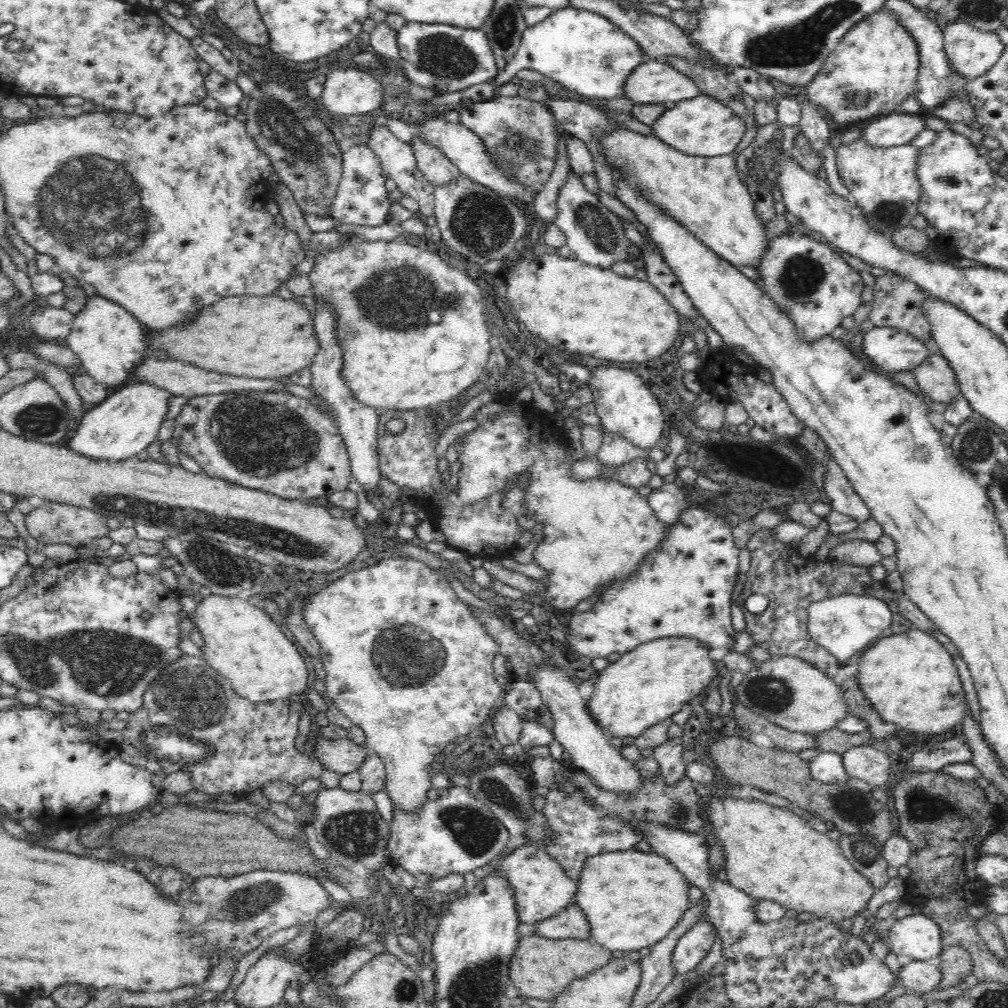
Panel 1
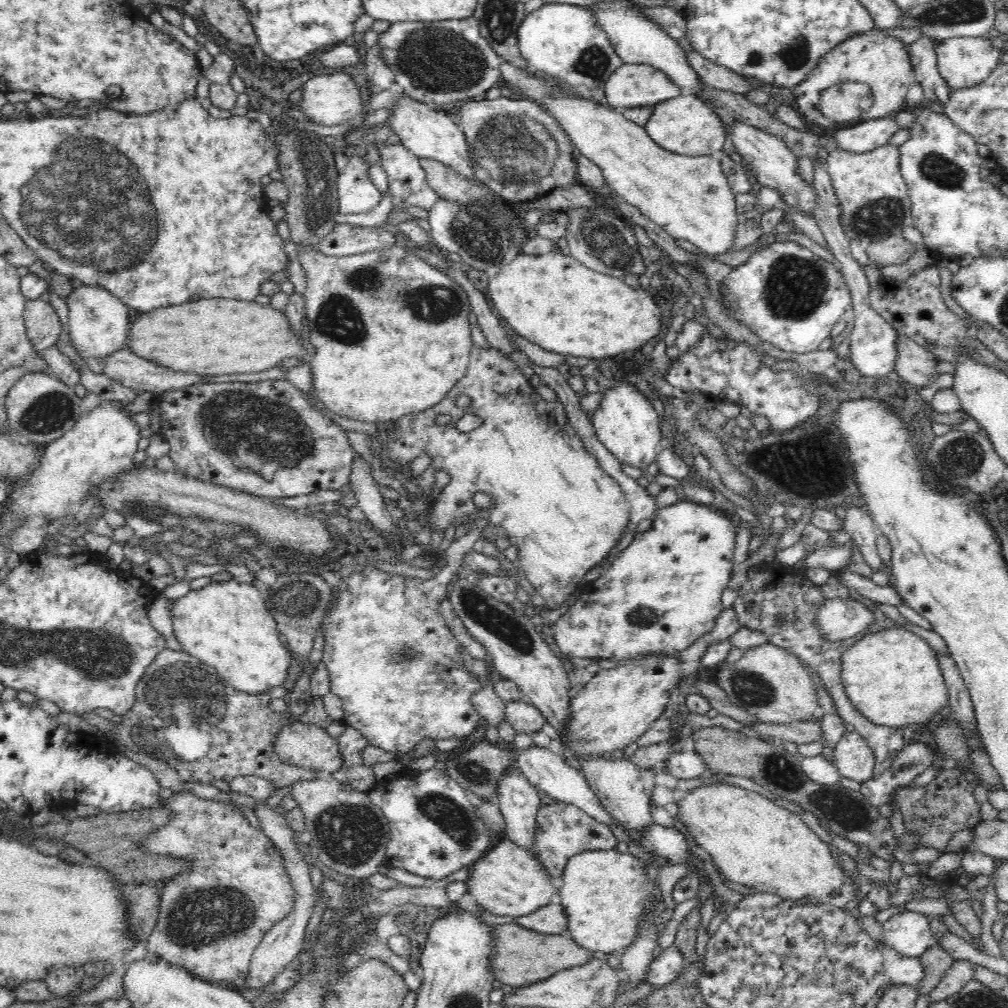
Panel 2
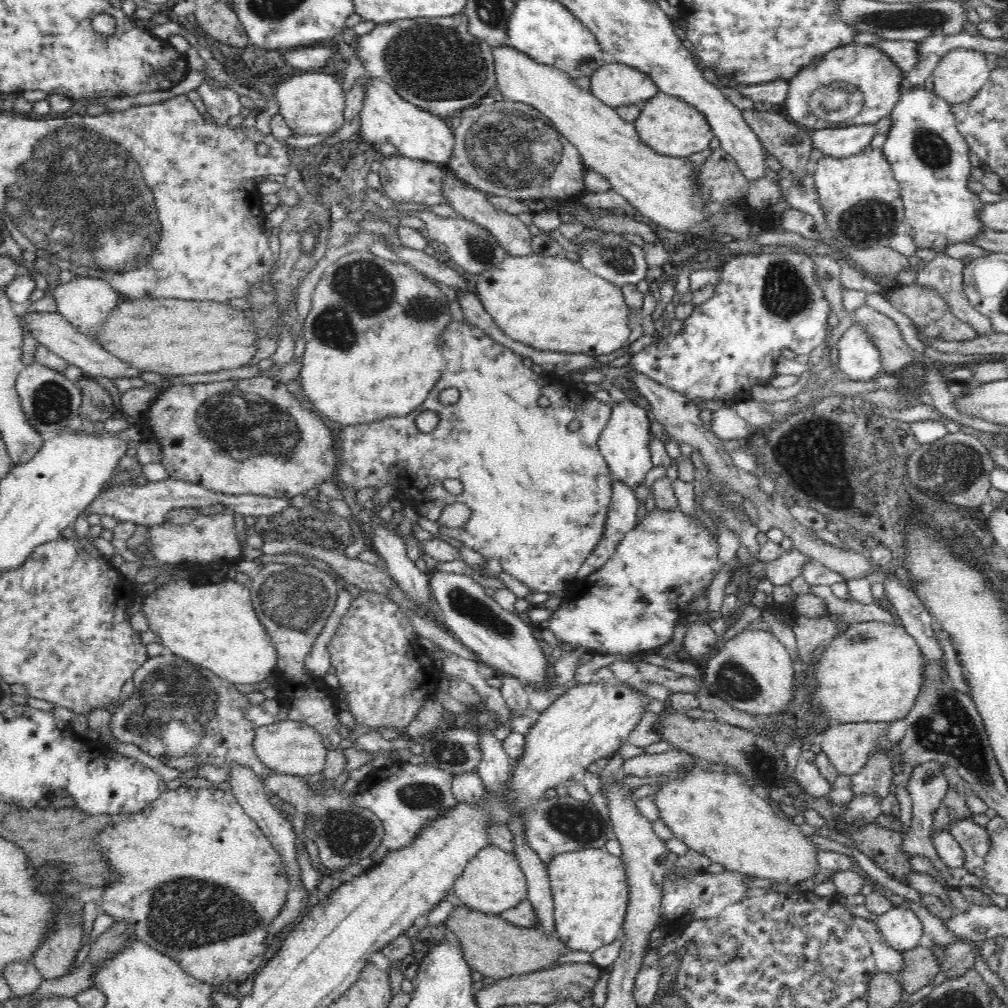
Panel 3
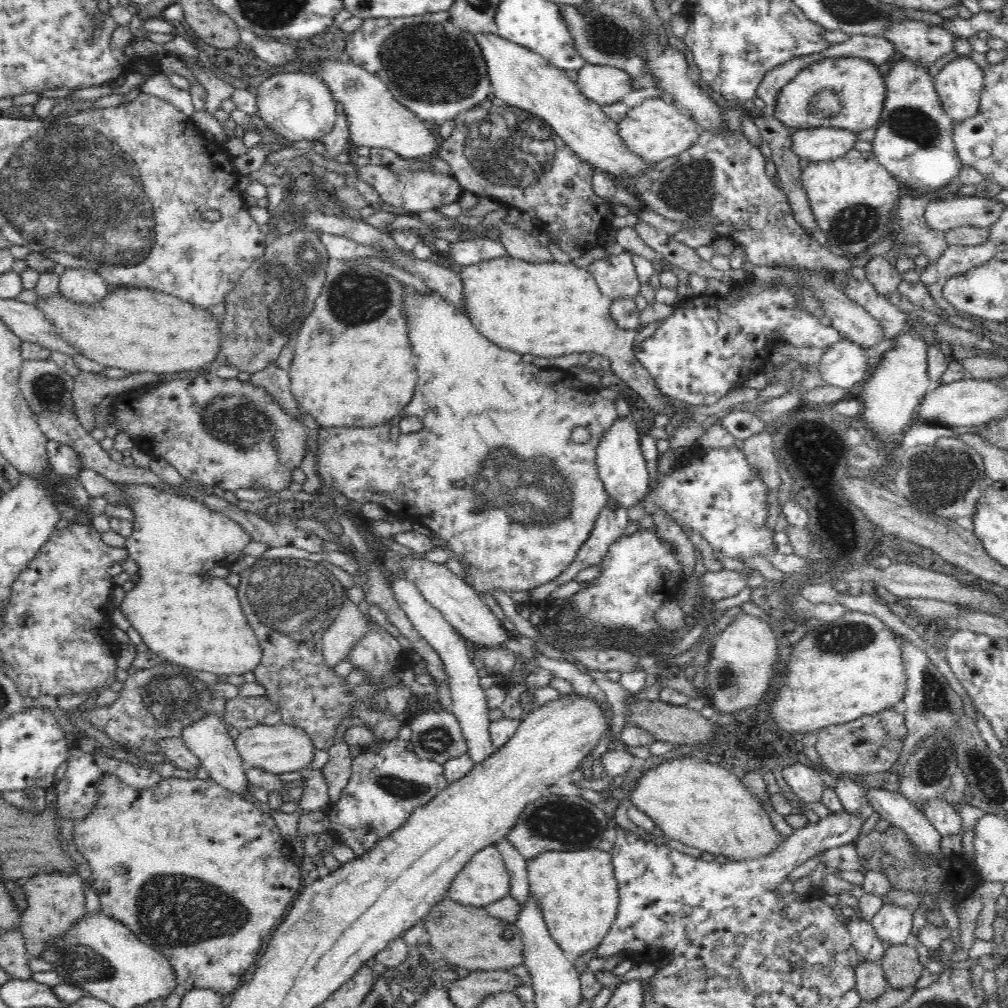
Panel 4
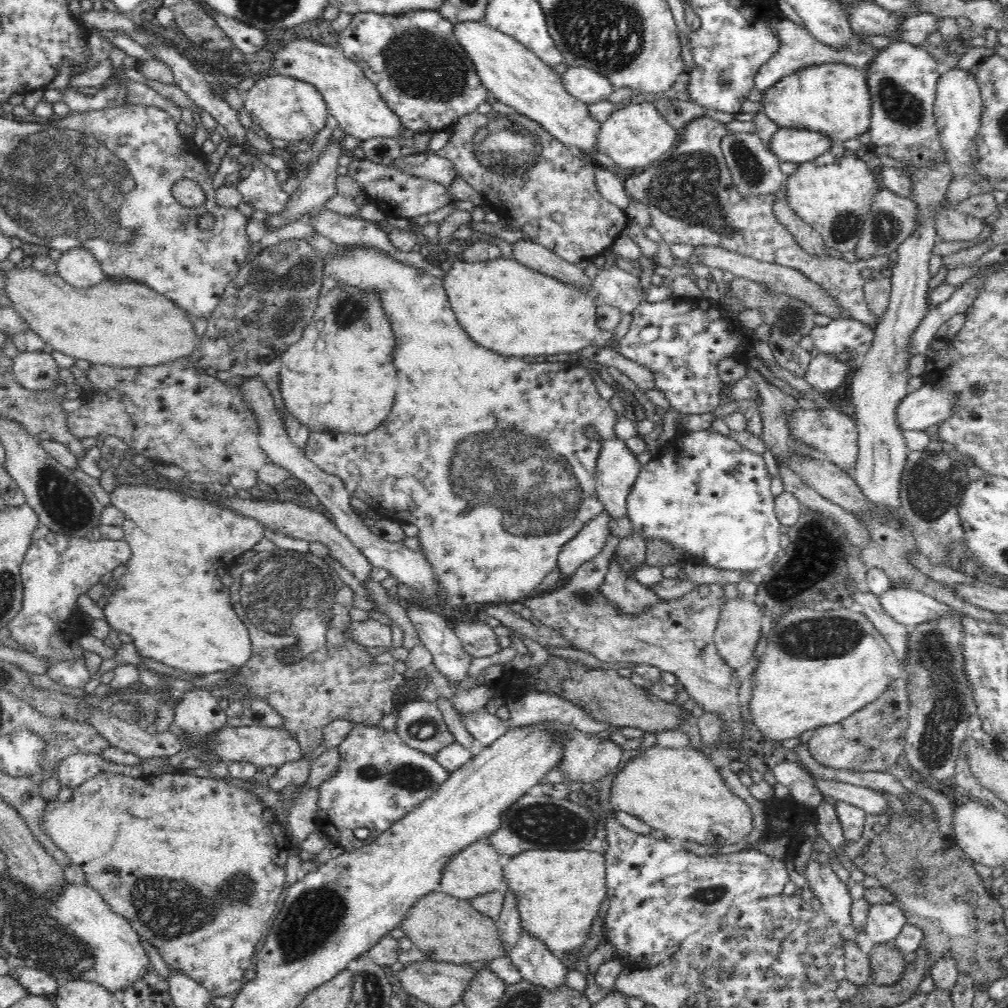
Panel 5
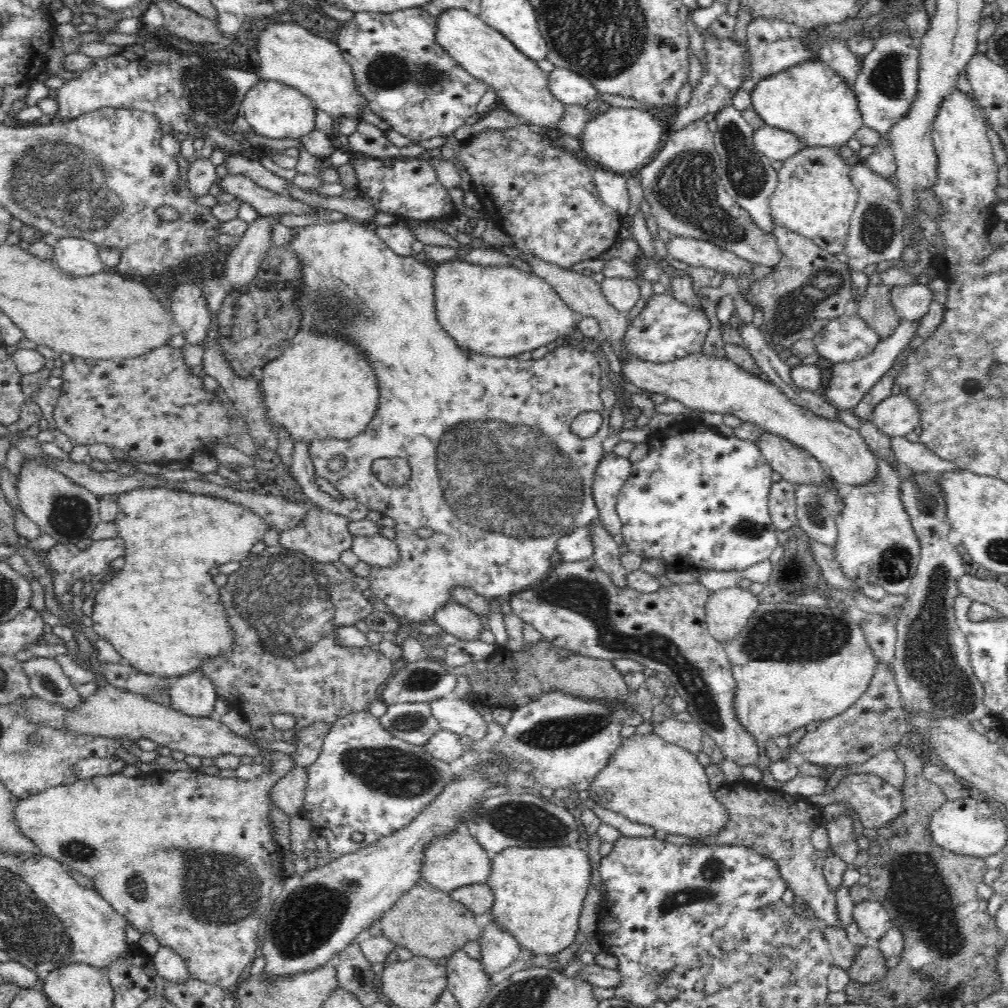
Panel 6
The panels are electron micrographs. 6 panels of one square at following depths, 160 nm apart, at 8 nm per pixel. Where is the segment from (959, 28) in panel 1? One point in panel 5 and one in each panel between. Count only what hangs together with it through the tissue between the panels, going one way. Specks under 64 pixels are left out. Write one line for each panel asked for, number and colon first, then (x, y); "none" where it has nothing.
2: (964, 61)
3: (961, 73)
4: (959, 84)
5: (958, 109)

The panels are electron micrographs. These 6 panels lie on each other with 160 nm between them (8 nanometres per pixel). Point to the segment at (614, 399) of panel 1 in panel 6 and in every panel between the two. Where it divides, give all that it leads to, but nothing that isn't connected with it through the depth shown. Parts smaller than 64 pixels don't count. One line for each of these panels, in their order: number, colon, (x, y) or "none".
2: (625, 422)
3: (624, 443)
4: (621, 466)
5: (617, 468)
6: (612, 472)

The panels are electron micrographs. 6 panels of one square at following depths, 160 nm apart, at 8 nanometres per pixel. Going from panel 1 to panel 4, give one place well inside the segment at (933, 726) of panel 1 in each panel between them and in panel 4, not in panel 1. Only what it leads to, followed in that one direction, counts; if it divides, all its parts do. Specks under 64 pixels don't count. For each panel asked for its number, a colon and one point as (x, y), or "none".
2: (892, 677)
3: (872, 671)
4: (852, 667)

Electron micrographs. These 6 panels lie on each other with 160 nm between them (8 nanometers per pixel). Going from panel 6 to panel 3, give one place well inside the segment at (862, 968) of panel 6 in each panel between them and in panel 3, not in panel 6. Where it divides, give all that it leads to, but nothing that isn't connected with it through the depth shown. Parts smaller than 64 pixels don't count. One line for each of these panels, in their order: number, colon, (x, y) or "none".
3: (920, 968)
4: (900, 963)
5: (887, 962)

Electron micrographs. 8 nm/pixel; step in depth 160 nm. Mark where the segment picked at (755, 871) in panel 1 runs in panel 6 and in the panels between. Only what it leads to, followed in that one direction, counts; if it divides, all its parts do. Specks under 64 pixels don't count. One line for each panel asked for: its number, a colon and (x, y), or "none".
2: (752, 841)
3: (715, 814)
4: (702, 805)
5: (680, 792)
6: (647, 780)

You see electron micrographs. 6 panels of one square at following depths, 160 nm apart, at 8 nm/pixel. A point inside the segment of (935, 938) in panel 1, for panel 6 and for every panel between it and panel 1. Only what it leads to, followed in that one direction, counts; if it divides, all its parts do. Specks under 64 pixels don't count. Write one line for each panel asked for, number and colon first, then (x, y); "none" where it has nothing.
2: (908, 933)
3: (900, 927)
4: (893, 924)
5: (885, 922)
6: (873, 920)

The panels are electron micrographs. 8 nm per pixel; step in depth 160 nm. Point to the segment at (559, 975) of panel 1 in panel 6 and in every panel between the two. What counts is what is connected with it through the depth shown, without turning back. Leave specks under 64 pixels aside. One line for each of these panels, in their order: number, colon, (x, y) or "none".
2: (520, 957)
3: (493, 947)
4: (465, 935)
5: (445, 928)
6: (427, 921)

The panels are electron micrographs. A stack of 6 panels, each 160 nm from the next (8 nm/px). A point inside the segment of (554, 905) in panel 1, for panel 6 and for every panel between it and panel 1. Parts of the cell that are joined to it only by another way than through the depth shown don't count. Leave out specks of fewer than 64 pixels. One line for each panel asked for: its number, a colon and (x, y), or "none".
2: (508, 881)
3: (493, 881)
4: (485, 879)
5: (476, 870)
6: (456, 860)

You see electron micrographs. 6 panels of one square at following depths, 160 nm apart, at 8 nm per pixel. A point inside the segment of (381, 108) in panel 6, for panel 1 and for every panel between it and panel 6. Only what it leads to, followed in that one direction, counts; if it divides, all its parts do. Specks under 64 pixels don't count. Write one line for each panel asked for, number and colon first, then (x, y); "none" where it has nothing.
1: (448, 58)
2: (440, 62)
3: (435, 63)
4: (437, 71)
5: (421, 71)

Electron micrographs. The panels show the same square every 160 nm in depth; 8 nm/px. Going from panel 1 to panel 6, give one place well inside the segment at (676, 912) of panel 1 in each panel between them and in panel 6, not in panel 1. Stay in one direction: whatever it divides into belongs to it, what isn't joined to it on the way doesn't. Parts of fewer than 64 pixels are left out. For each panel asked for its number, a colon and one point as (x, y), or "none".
2: (605, 894)
3: (590, 889)
4: (578, 895)
5: (559, 893)
6: (538, 892)

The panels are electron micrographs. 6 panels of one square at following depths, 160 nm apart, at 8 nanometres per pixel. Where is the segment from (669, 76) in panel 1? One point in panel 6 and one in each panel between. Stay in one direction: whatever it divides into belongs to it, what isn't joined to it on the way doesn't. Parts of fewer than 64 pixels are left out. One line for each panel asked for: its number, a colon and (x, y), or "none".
2: (631, 85)
3: (615, 84)
4: (604, 85)
5: (588, 86)
6: (570, 88)

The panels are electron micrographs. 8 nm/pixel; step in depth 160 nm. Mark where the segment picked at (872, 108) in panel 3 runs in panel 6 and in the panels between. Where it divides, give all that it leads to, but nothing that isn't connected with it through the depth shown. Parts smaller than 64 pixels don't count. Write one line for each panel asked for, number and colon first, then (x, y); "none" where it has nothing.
4: (841, 93)
5: (834, 99)
6: (810, 100)

